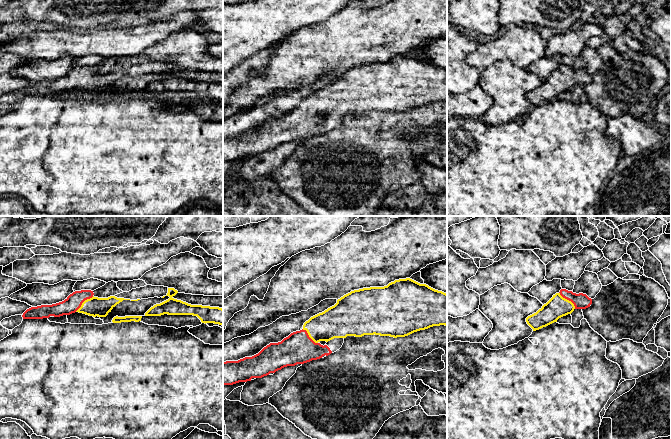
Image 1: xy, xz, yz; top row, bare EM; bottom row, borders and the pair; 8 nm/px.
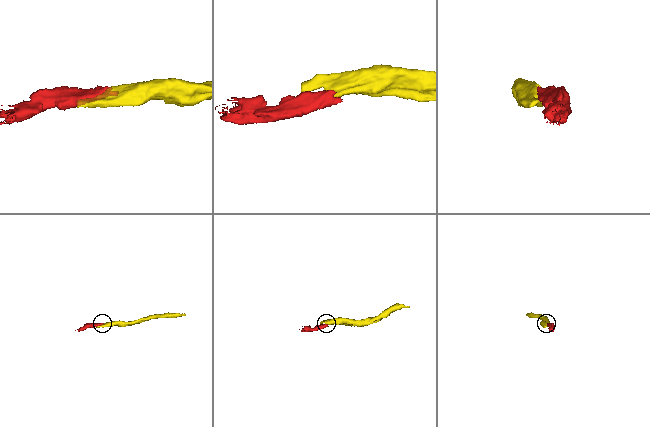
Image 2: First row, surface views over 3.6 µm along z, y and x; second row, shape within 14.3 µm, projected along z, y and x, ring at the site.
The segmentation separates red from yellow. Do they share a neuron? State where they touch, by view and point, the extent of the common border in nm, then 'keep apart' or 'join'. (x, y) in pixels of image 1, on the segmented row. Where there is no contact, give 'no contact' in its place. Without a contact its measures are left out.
yz (568, 299) | 190 nm | join

